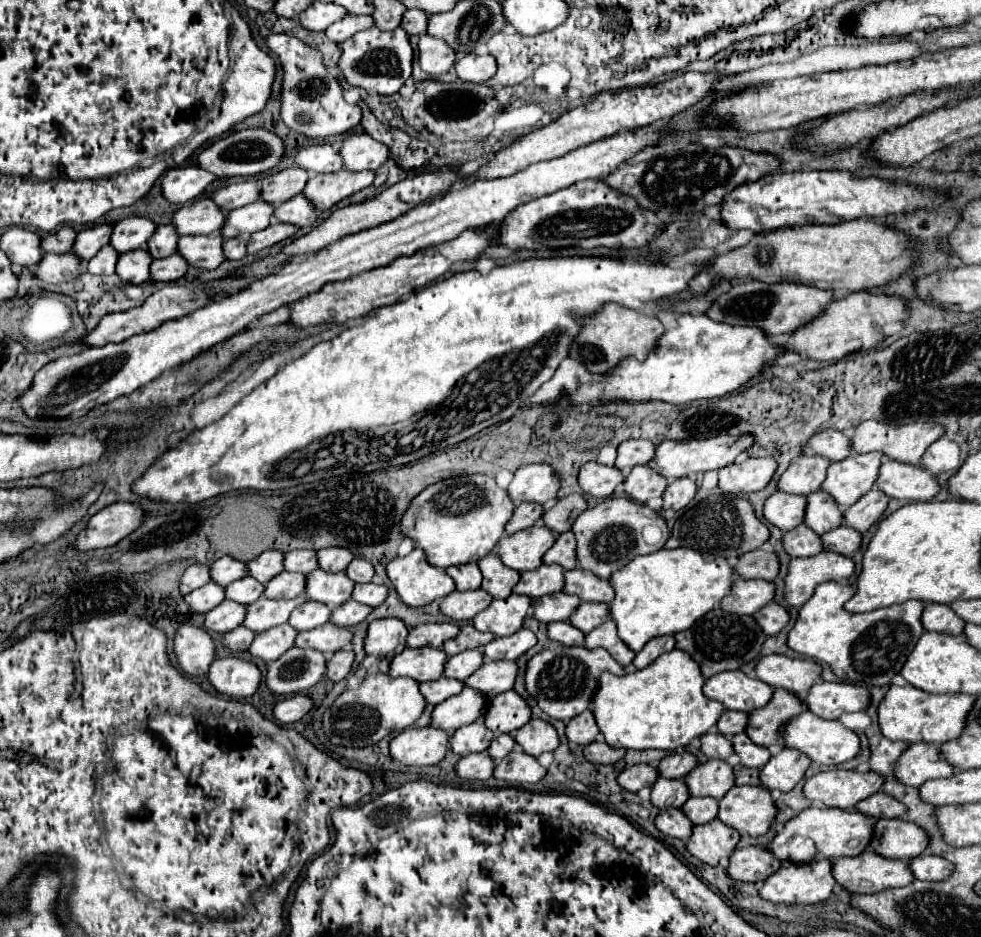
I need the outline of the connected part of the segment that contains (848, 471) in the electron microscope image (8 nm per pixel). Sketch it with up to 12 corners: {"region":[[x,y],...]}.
{"region":[[879,453],[831,463],[821,489],[841,509],[873,487]]}

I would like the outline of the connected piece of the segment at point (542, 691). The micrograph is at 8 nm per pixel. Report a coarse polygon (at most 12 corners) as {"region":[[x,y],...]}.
{"region":[[551,647],[533,655],[525,689],[543,713],[589,709],[601,671],[625,673],[607,651]]}

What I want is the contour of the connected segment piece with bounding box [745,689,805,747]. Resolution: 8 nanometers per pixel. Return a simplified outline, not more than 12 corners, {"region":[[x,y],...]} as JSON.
{"region":[[775,689],[749,713],[745,733],[755,745],[781,745],[777,729],[805,705]]}

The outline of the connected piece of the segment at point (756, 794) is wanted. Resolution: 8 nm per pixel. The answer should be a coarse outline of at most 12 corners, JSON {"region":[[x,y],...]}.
{"region":[[735,785],[719,801],[717,819],[759,837],[777,807],[769,791]]}

